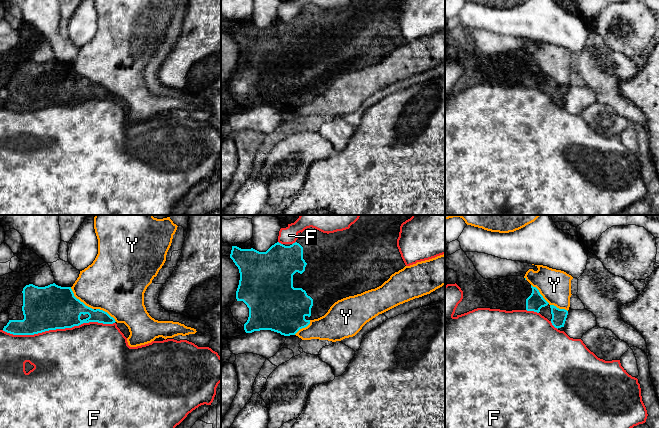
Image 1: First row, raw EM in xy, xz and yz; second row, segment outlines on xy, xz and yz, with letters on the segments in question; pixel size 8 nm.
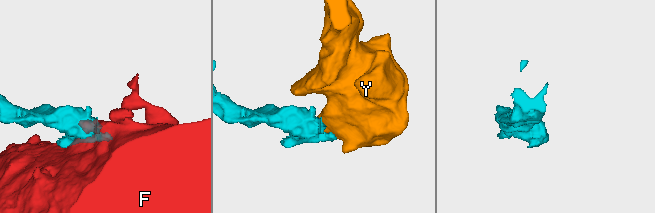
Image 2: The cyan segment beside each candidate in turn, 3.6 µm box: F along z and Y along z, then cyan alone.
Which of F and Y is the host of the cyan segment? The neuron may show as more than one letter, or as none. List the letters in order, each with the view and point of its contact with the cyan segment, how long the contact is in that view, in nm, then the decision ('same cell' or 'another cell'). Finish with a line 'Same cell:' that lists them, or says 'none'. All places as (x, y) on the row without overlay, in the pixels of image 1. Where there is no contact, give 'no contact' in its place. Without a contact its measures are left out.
F: meets cyan in xy at (58, 104); contact 900 nm long; another cell
Y: meets cyan in yz at (547, 78); contact 360 nm long; another cell
Same cell: none

